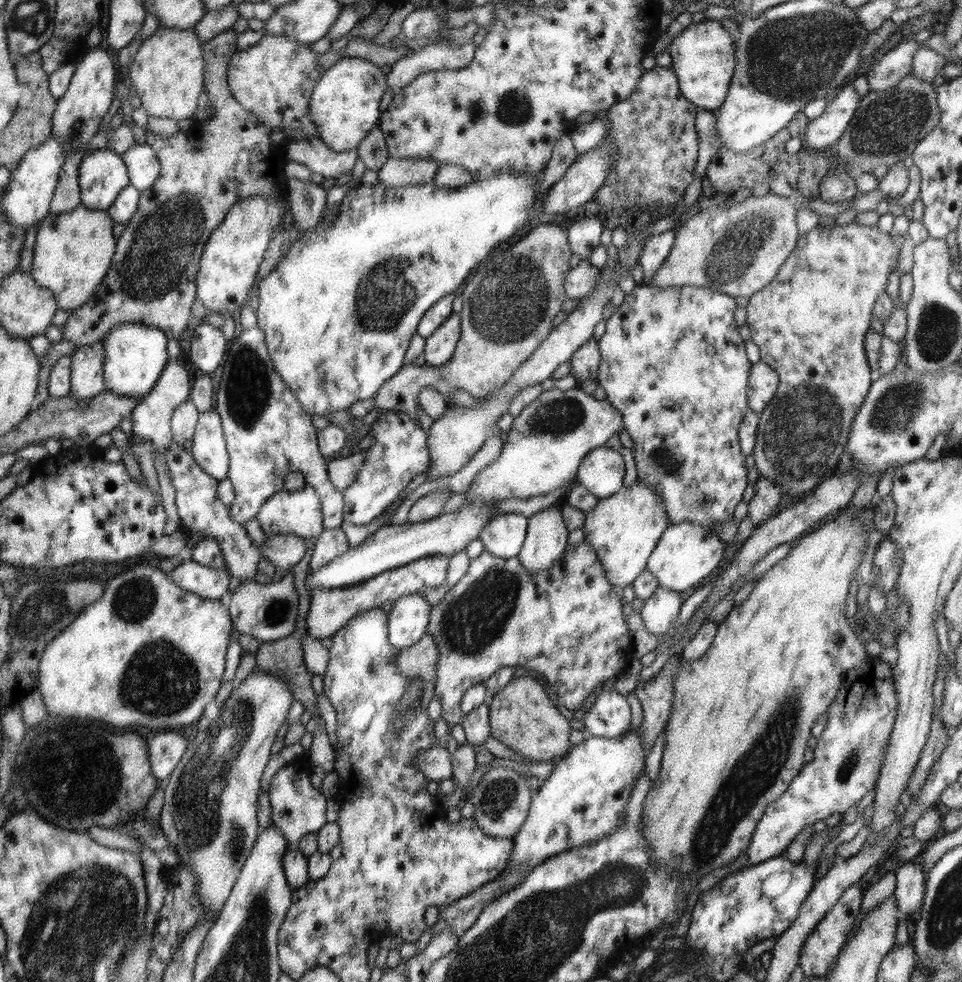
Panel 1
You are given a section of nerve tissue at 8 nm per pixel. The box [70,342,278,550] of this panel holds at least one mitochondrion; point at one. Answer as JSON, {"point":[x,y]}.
{"point":[249,391]}

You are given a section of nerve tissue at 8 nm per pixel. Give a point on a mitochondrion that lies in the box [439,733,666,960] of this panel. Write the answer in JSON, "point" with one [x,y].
{"point":[497,796]}

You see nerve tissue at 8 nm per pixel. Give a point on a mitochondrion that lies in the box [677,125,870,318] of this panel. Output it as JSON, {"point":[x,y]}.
{"point":[736,250]}

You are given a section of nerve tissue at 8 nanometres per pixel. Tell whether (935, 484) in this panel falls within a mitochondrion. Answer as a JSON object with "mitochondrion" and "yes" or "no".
{"mitochondrion":"no"}

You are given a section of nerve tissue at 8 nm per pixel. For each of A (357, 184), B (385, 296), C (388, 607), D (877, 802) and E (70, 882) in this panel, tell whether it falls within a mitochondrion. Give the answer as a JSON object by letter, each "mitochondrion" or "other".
{"A":"other","B":"mitochondrion","C":"other","D":"other","E":"mitochondrion"}

